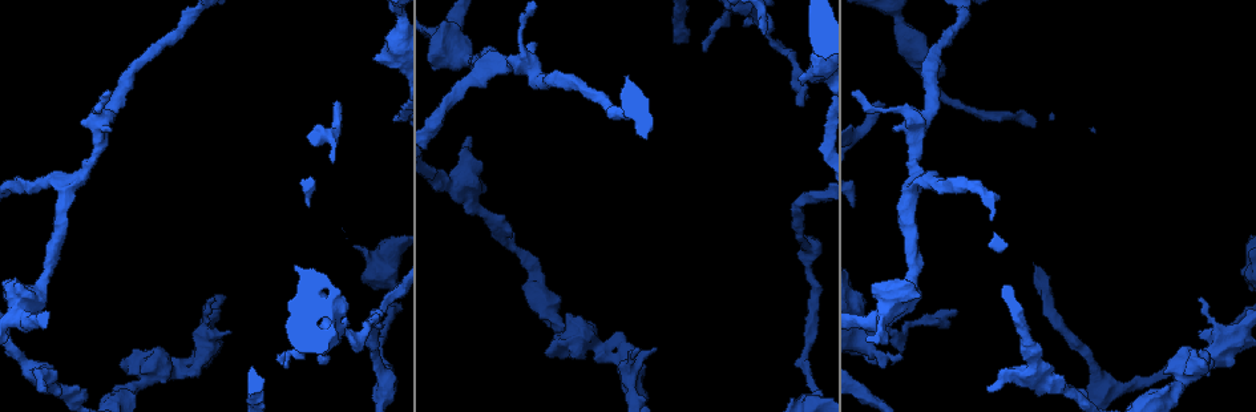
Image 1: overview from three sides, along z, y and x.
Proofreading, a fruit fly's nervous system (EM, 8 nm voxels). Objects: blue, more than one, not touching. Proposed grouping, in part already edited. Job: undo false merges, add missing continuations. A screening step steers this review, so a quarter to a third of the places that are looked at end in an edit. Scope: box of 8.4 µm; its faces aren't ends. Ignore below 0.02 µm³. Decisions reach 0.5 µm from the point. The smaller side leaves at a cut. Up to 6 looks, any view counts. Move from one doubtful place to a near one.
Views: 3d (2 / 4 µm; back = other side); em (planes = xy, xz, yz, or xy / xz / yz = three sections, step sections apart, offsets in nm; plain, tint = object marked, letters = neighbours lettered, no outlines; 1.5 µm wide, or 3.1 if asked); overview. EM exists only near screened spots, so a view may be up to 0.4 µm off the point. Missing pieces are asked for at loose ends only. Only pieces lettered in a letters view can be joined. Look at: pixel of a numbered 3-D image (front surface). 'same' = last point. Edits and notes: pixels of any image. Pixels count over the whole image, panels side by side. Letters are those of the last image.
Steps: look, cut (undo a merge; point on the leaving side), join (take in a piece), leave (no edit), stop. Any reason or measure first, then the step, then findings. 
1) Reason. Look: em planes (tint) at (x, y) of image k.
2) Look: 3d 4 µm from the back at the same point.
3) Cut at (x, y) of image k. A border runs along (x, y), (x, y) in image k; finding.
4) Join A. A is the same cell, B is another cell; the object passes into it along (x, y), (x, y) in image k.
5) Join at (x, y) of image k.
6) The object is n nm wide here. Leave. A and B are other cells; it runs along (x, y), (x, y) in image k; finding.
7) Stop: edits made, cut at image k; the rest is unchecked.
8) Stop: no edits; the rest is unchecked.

An open end. Look: 3d 2 µm at (374, 313) of image 1.

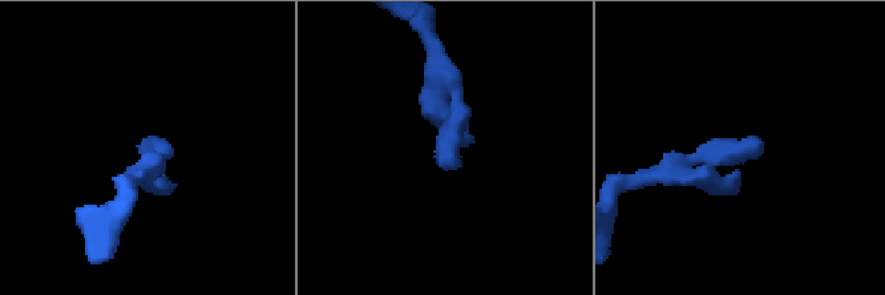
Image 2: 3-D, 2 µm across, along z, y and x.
Look: em xz step 4 (tint) at (149, 146) of image 2.

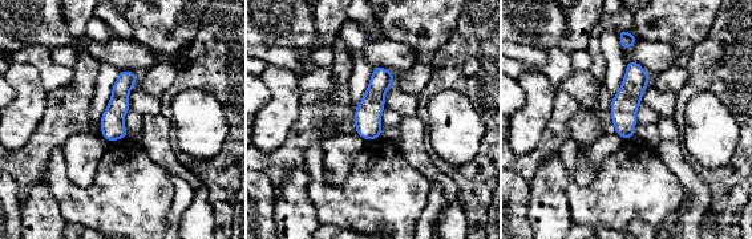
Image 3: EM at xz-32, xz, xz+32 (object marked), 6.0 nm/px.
Cut it another way. Look: em planes (letters) at the same point.

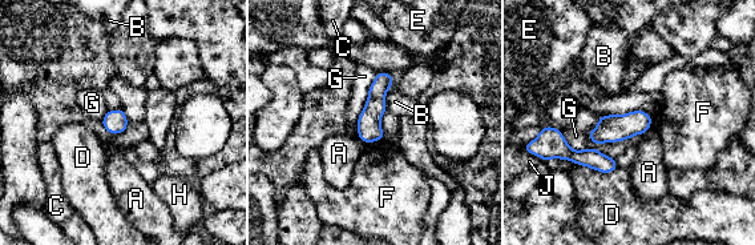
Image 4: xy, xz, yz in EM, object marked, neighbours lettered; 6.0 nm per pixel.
Leave. A, B, C, D, E, F, G, H and J are other cells; it runs along (383, 75), (368, 120), (367, 139) in image 4; none of them fits.

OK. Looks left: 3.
An open end. Look: 3d 2 µm at (705, 49) of image 1.

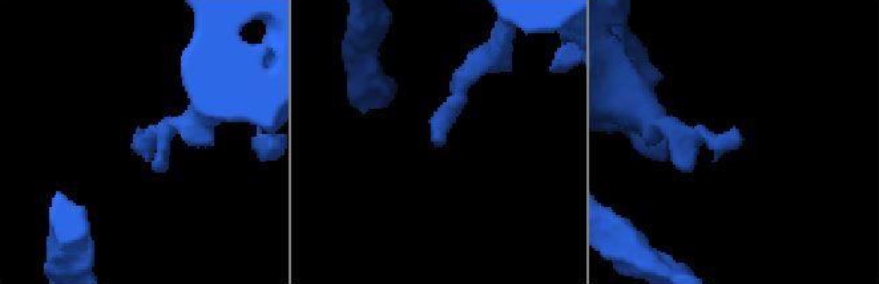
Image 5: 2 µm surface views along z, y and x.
Need the tissue. Look: em xz step 8 (letters) at (738, 134) of image 5.

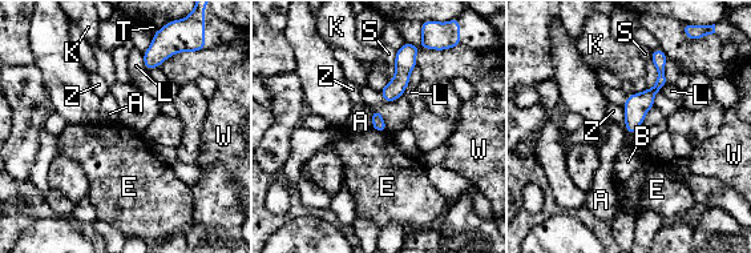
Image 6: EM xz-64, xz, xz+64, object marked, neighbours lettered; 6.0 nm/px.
Leave. A, B, E, K, L, S, T, W and Z are other cells; it runs along (659, 53), (661, 83), (632, 129) in image 6; none of them fits.

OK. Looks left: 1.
Stop: no edits; the rest is unchecked.

